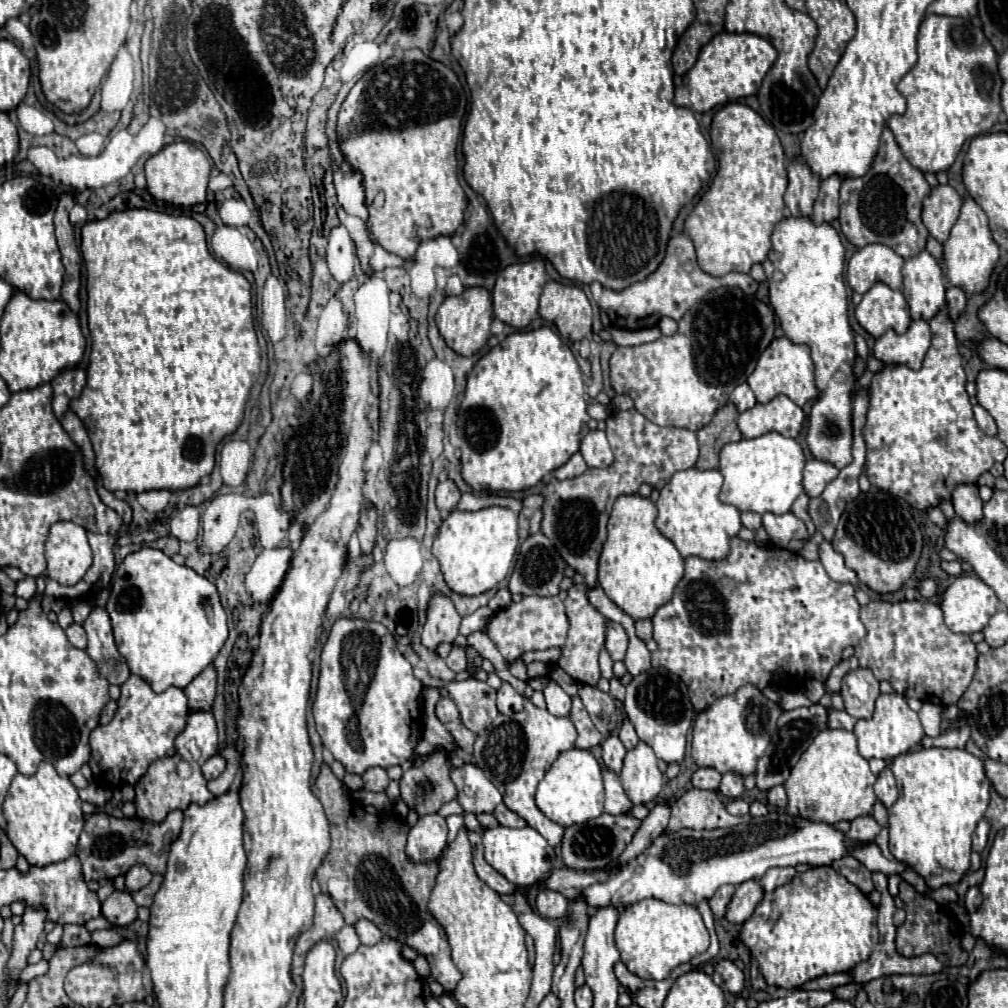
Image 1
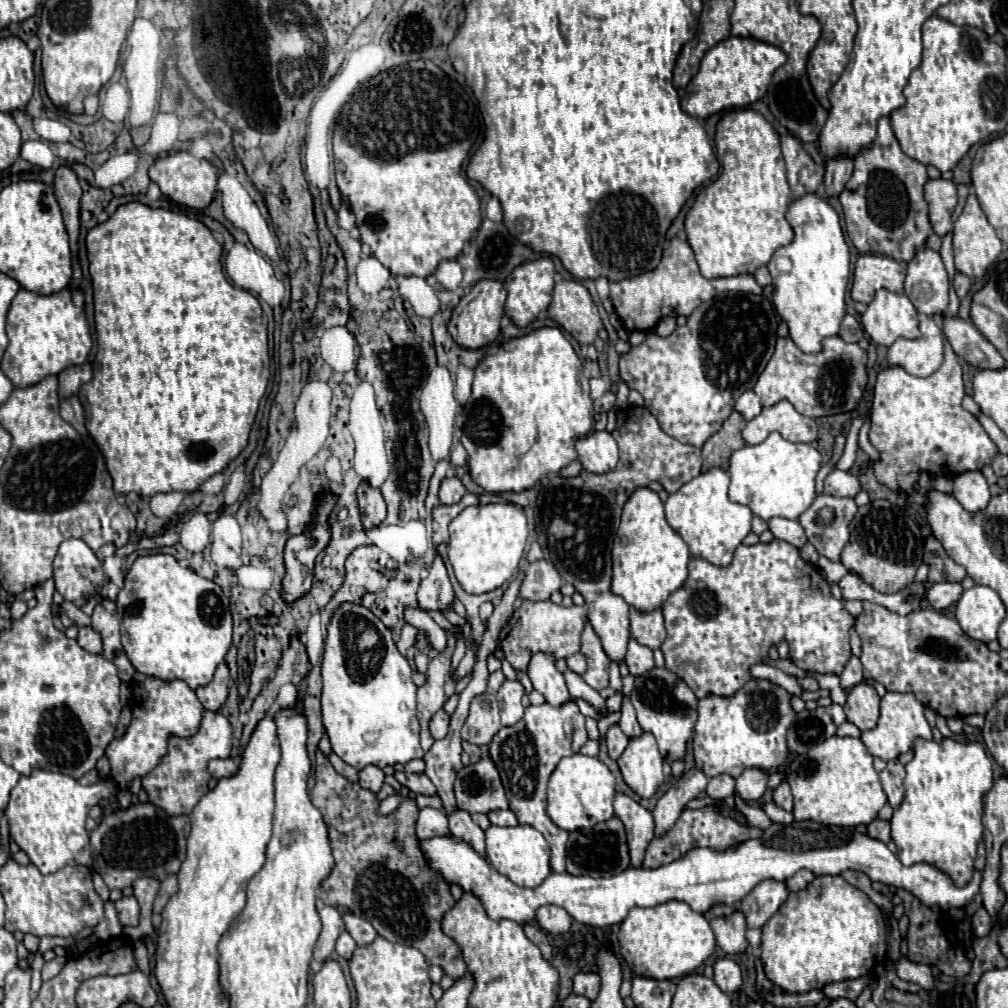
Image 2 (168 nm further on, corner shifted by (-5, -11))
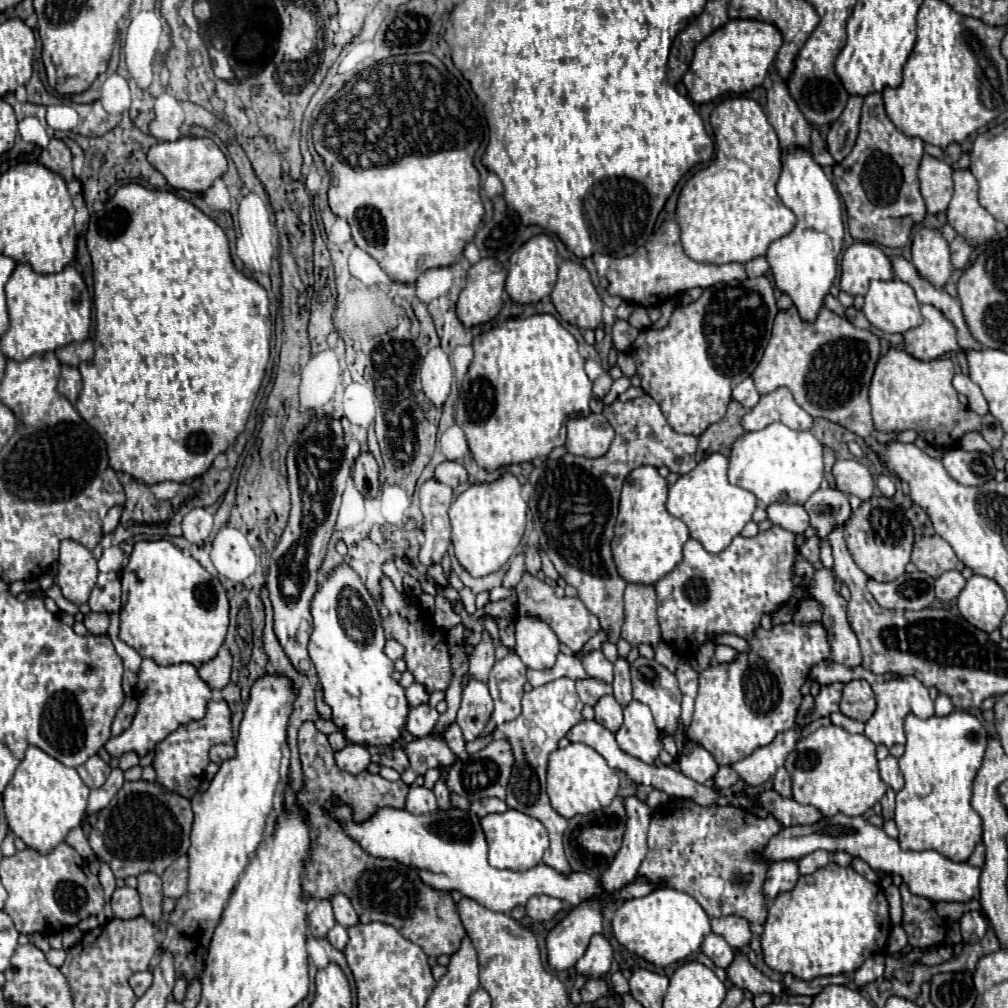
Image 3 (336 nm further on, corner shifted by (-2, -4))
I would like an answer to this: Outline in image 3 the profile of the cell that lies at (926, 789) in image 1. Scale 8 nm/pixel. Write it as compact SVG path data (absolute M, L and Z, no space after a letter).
M951 711L943 717L905 717L907 745L899 759L905 787L897 793L895 823L903 849L933 849L947 859L967 861L981 841L981 817L971 807L973 779L983 763L987 731L983 723L967 711Z

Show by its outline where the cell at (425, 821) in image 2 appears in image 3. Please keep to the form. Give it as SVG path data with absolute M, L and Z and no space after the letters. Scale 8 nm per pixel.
M409 787L405 809L415 815L437 811L437 801L435 801L433 791L427 787Z

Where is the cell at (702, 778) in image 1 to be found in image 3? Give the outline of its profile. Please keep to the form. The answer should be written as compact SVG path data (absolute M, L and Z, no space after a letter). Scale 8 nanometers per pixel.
M719 767L717 775L713 779L713 783L717 787L733 787L737 781L739 781L739 775L731 767Z

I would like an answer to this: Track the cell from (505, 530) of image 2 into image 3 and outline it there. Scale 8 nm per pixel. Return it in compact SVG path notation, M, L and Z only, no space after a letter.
M505 473L491 483L469 485L449 509L455 557L473 577L485 577L497 571L515 553L525 533L525 517L527 501L521 497L521 483L515 475Z

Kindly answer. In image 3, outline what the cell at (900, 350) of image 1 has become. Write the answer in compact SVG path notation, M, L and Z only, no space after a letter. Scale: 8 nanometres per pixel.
M921 305L923 323L905 333L905 351L921 361L959 349L955 325L933 305Z

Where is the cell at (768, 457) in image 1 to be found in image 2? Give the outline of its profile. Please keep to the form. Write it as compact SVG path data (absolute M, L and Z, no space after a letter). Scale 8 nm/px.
M772 432L762 444L744 446L730 456L730 492L732 502L748 506L754 516L770 520L782 516L796 520L816 498L816 474L820 470L820 452L810 444L792 444L778 432Z

